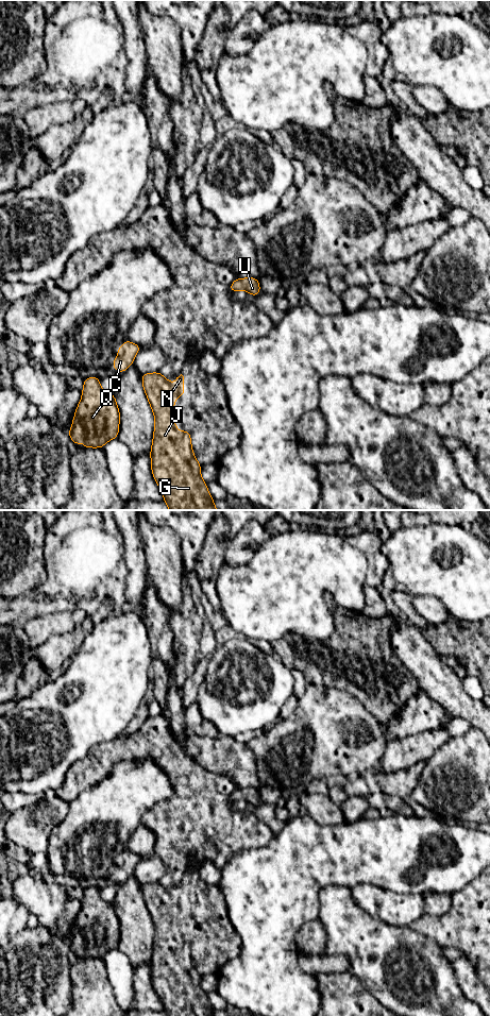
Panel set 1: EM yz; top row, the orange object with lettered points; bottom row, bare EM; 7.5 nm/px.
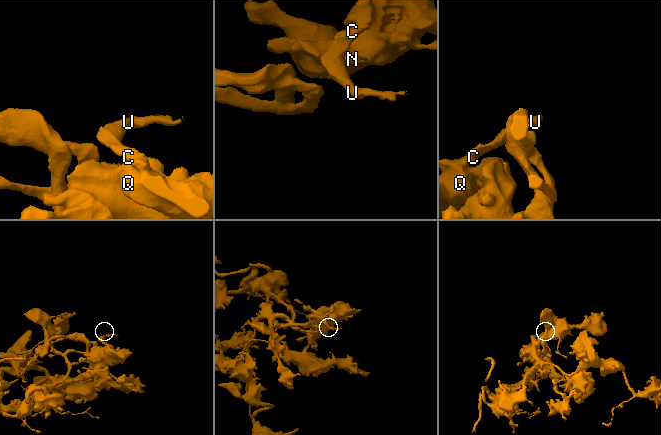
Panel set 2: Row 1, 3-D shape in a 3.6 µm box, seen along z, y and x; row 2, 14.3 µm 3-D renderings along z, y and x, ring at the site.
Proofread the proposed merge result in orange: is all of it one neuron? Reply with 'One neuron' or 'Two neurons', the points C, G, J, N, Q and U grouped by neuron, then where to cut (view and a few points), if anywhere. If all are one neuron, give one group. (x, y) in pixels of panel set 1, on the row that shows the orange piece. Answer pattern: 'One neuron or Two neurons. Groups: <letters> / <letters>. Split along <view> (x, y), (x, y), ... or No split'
One neuron. Groups: C G J N Q U. No split

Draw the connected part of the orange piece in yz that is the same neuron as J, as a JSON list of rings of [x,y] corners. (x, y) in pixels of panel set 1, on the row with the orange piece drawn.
[[[159,372],[141,375],[155,418],[151,446],[151,470],[170,510],[218,510],[201,477],[187,429],[180,433],[171,420],[175,395],[184,399],[184,376],[170,384]]]

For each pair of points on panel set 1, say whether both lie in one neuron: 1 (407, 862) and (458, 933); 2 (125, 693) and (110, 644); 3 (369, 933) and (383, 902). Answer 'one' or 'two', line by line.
1: two
2: one
3: two

